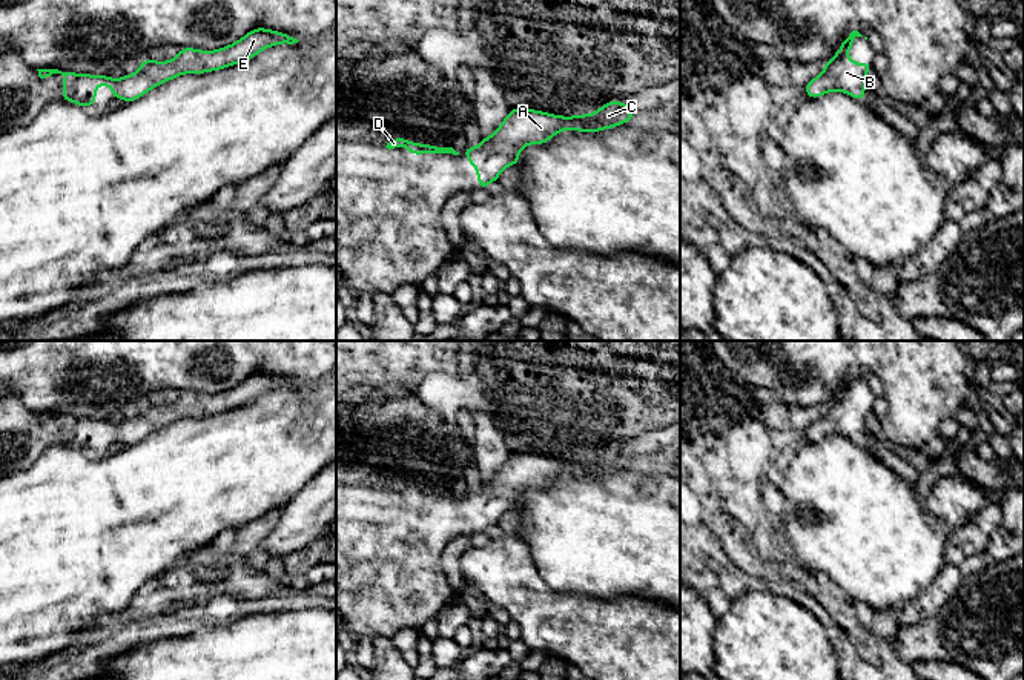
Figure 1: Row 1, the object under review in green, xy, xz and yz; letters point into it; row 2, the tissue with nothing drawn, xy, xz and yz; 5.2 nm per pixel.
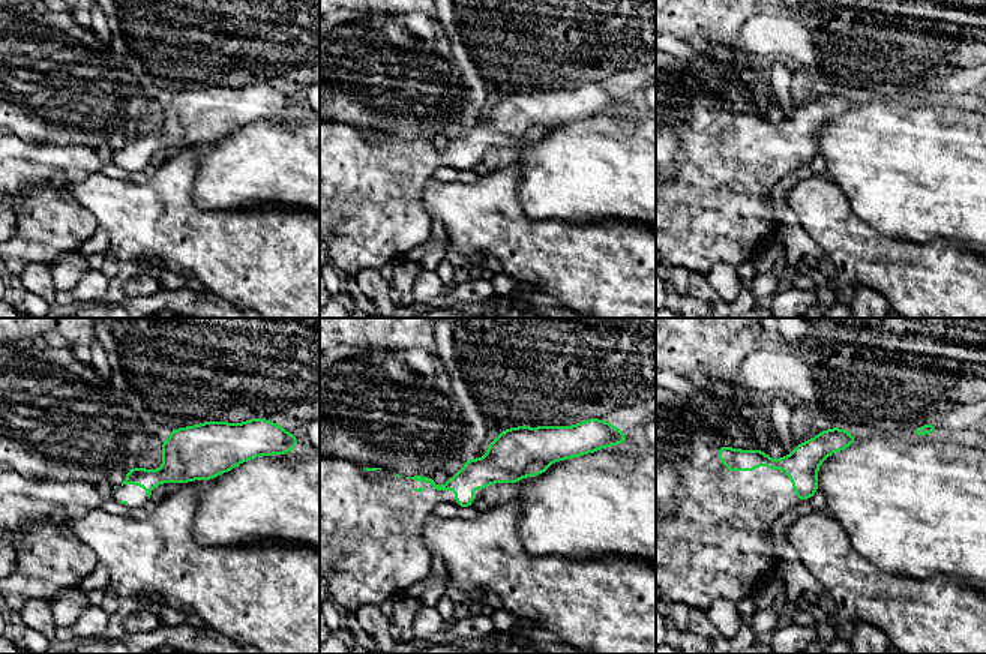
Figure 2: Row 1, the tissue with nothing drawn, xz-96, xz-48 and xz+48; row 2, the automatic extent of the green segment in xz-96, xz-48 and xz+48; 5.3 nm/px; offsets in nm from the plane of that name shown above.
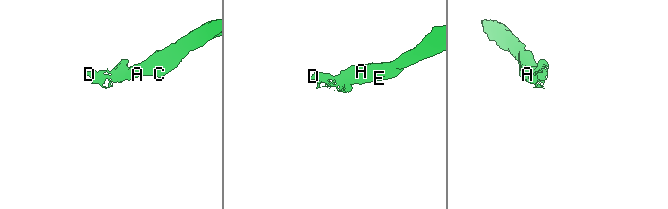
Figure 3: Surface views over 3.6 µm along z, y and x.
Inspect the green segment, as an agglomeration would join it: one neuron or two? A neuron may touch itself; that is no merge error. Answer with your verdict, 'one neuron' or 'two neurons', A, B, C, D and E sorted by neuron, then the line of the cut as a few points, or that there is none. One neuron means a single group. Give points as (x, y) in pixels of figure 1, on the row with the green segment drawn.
one neuron; A B C D E; no cut

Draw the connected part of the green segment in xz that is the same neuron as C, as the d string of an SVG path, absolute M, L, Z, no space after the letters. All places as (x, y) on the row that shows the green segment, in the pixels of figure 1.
M608 101L599 111L586 115L560 117L533 109L511 109L497 130L477 146L461 152L477 170L479 190L497 181L502 170L517 164L519 152L528 144L543 144L553 135L571 129L597 132L634 120L623 101Z

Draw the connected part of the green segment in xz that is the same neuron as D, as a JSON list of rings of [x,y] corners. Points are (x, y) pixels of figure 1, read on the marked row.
[[[398,137],[388,143],[384,143],[382,150],[391,152],[396,146],[405,146],[408,153],[421,155],[421,153],[453,153],[459,155],[453,147],[436,147],[434,144],[419,144],[411,143],[407,138]]]

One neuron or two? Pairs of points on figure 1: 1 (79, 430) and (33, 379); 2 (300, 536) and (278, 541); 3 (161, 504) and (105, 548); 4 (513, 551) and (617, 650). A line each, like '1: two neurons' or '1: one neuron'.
1: two neurons
2: one neuron
3: one neuron
4: one neuron

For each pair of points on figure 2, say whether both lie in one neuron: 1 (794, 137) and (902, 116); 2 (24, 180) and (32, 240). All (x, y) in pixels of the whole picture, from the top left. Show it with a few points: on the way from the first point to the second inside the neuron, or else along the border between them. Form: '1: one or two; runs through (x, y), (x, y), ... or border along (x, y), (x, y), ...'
1: two; border along (847, 111), (833, 116), (818, 131), (817, 153)
2: one; runs through (32, 195), (32, 225)

